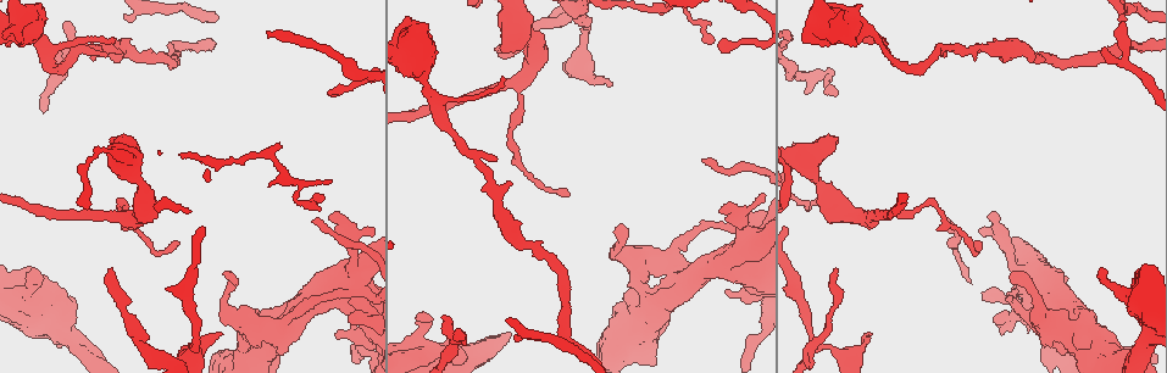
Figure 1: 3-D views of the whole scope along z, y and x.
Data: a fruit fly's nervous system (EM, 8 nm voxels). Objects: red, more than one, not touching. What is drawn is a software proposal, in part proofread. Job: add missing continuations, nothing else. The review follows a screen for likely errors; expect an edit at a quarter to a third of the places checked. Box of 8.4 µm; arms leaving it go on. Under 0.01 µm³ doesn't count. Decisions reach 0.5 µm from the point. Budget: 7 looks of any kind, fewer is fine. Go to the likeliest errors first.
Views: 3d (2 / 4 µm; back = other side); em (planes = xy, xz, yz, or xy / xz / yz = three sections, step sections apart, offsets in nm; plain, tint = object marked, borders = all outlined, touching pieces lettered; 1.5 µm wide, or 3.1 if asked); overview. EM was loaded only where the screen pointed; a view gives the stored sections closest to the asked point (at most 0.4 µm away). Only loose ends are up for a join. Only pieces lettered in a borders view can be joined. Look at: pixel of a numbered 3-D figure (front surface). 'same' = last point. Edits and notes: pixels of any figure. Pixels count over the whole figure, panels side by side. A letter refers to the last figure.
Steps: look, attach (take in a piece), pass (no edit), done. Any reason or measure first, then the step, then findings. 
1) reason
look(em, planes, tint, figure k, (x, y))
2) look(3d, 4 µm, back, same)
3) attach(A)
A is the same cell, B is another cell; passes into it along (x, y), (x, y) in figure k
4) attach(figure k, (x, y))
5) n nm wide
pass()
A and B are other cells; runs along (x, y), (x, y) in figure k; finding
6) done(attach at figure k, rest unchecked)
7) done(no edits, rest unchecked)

look(3d, 2 µm, figure 1, (311, 222))

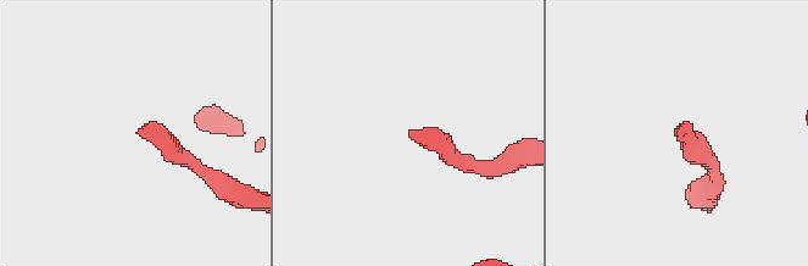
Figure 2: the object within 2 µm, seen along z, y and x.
now the EM
look(em, planes, borders, figure 2, (411, 133))

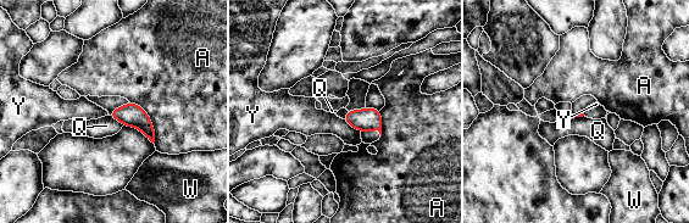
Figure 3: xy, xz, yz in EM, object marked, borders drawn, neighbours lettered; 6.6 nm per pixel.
pass()
A, Q, W and Y are other cells; none of them fits

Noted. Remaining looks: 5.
thin end
look(3d, 2 µm, back, figure 1, (498, 48))

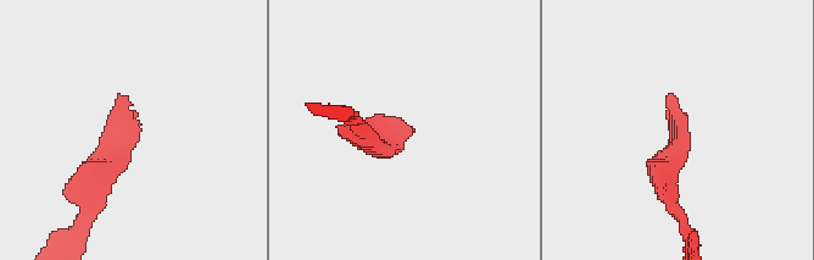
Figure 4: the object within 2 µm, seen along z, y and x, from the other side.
now the EM
look(em, planes, borders, figure 4, (402, 132))

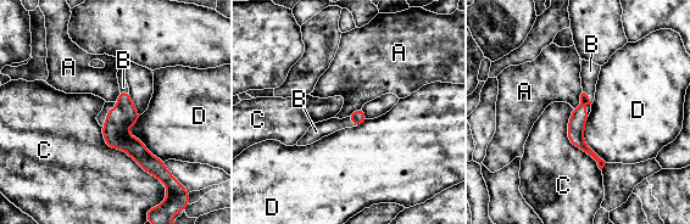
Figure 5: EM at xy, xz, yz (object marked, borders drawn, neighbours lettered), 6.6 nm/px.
110 nm wide
attach(B)
B is the same cell, A, C and D are other cells; passes into it along (584, 99), (588, 98), (590, 71) in figure 5; the cell continues

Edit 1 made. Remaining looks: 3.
branch stops here
look(em, planes, borders, figure 1, (1103, 271))

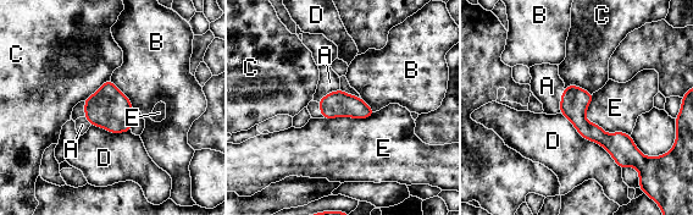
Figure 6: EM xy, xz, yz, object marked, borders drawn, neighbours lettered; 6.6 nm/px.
160 nm wide
attach(A)
A is the same cell, B, C, D and E are other cells; the cell continues

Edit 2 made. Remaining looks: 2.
done(attach at figure 5, attach at figure 6, rest unchecked)

